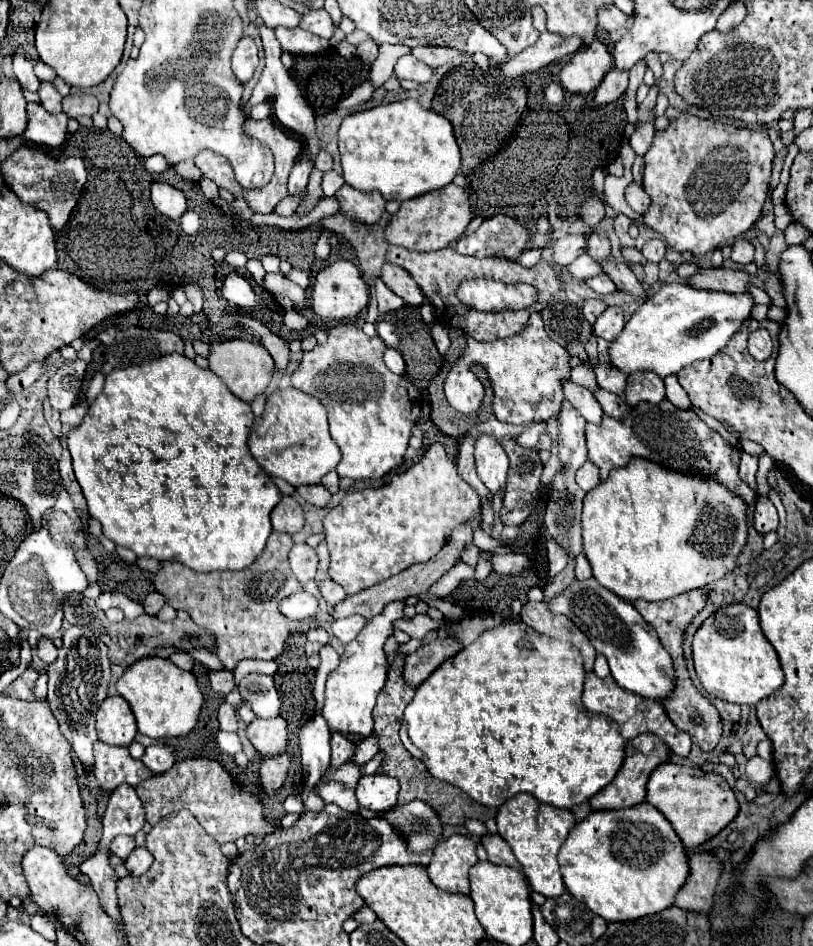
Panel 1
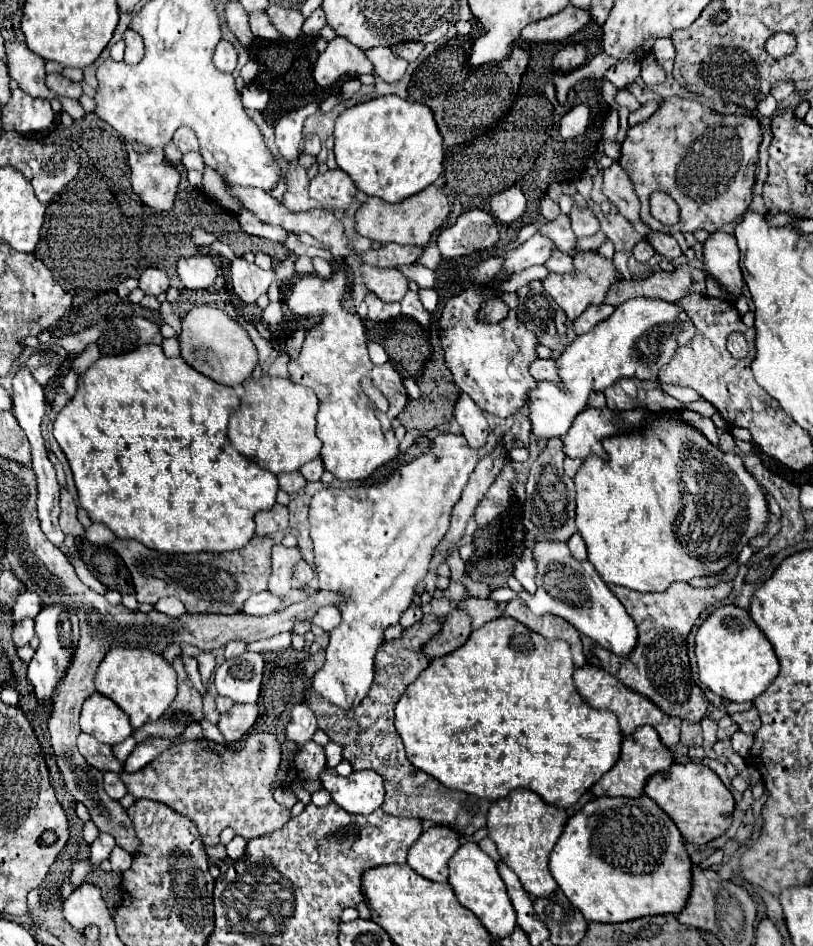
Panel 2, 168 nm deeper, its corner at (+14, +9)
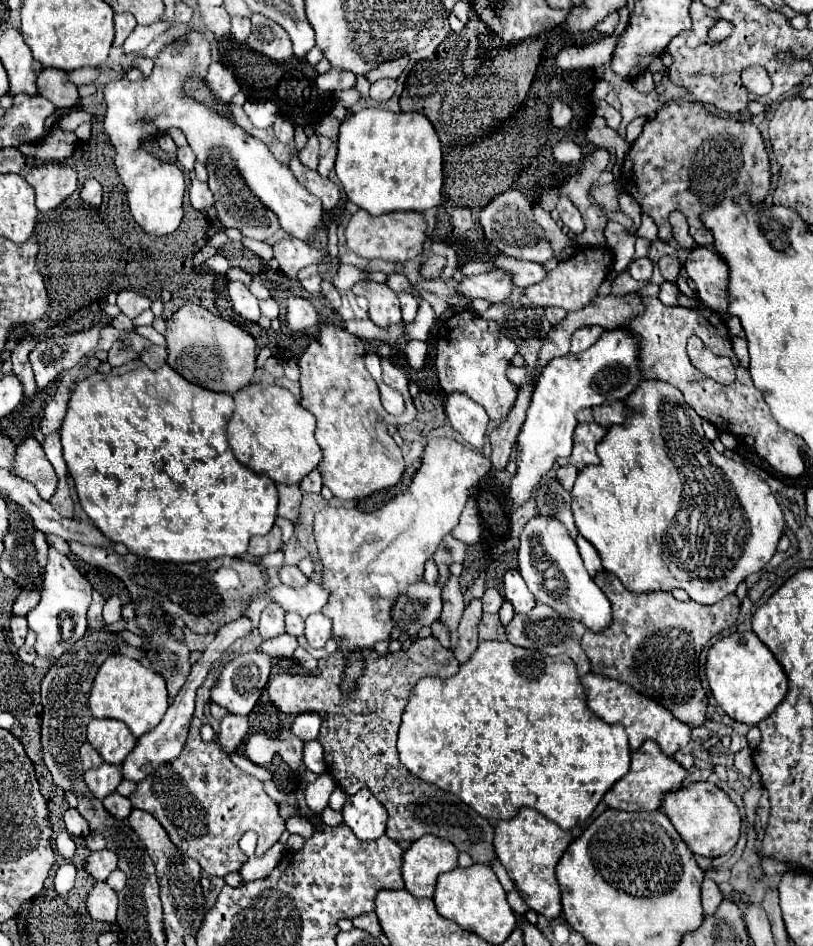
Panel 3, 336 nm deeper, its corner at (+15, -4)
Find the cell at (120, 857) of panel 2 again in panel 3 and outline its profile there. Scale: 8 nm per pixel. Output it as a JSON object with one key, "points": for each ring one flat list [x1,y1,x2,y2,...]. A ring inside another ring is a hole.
{"points":[[115,869,115,871,109,875,109,879,107,879,107,885,109,885,113,891,121,891,121,889,125,887,125,883,127,883,127,877,125,877,125,873,123,873,121,869]]}

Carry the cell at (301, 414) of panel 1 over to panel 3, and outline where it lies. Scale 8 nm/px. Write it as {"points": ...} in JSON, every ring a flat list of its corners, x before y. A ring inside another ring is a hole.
{"points":[[251,383,237,391,235,411,227,423,227,439,239,463,255,473,271,477,275,483,299,483,321,461,315,441,315,417,301,407,291,391,279,385]]}

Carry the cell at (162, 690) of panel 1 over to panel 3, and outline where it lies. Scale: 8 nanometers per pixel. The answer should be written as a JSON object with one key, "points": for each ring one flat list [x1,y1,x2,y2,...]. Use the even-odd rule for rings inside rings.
{"points":[[113,655,105,659,105,663,97,671,89,695,89,707,93,717,97,719,123,721,129,727,129,731,139,739,141,735,149,733,151,727,157,727,157,723,163,719,169,707,165,679,153,669,141,665,137,659]]}

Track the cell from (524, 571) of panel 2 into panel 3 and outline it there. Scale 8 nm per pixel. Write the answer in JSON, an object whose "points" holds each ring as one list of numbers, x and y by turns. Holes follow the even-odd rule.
{"points":[[517,569,505,573,505,601,513,605,515,613,529,613,535,607,535,597,527,591,527,585]]}

